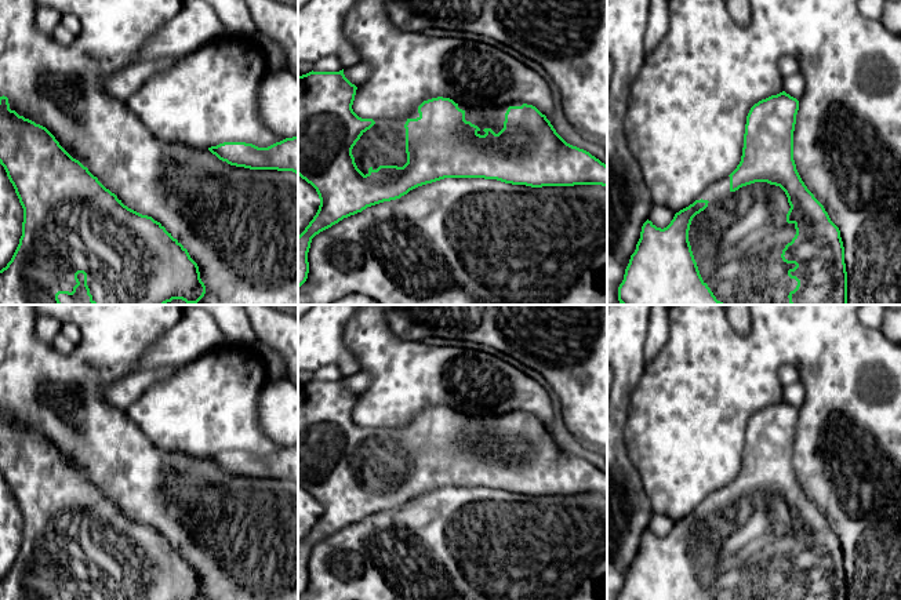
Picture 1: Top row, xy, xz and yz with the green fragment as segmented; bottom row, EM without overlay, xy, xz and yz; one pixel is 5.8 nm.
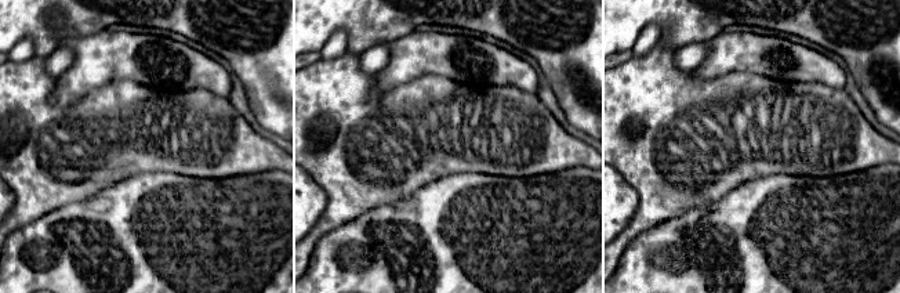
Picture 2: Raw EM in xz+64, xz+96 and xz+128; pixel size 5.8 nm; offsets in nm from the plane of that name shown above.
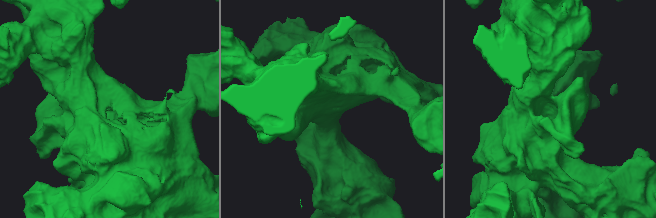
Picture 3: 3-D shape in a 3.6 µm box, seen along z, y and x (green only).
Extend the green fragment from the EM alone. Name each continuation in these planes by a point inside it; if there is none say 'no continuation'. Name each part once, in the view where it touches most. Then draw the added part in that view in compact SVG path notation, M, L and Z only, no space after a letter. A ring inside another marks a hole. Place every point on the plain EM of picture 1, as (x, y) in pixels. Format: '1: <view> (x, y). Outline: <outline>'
1: yz (737, 555). Outline: M730 486L708 495L697 509L708 509L708 516L697 523L690 534L689 550L700 583L711 600L793 600L798 594L795 588L788 585L788 579L795 572L782 570L782 559L796 543L795 532L786 531L786 523L791 517L785 501L775 494L767 491L755 491L730 499Z

